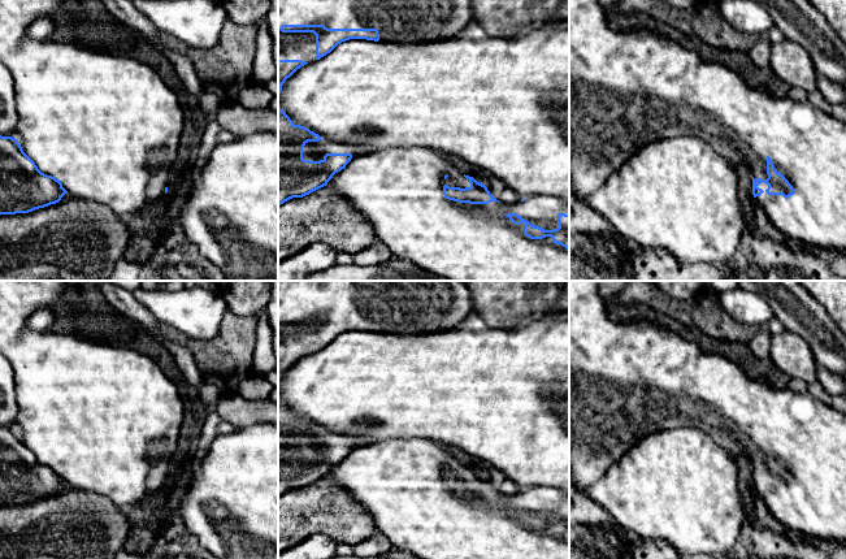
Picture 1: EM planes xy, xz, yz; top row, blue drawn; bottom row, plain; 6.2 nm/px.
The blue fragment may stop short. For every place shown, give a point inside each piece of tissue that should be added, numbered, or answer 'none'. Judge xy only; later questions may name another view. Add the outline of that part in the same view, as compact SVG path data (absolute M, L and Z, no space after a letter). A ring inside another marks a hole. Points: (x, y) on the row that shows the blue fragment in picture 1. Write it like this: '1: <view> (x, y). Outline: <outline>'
1: xy (109, 128). Outline: M0 0L0 62L8 68L14 81L14 99L18 112L16 139L21 144L23 152L35 162L38 169L58 179L70 195L104 204L118 216L140 213L147 205L156 204L165 195L170 168L179 160L179 148L185 129L183 110L175 92L153 68L144 62L71 44L55 43L45 39L27 39L27 29L40 17L57 9L60 3L61 0Z

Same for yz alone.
1: yz (627, 87). Outline: M569 0L569 183L572 196L583 200L587 195L600 188L609 176L616 172L624 162L634 156L642 147L651 142L669 139L674 136L691 135L698 136L711 144L732 166L749 164L752 177L762 178L758 186L764 192L755 200L762 205L768 220L773 226L791 240L806 246L827 248L832 251L846 251L846 124L836 120L824 110L815 108L806 101L795 101L788 96L777 98L773 94L759 91L750 87L746 81L734 70L717 61L706 61L697 51L682 47L673 39L658 35L651 30L641 26L632 30L615 30L607 17L606 10L599 0ZM767 157L778 173L781 173L795 190L795 194L785 199L782 195L768 195L768 185L764 182L767 174Z

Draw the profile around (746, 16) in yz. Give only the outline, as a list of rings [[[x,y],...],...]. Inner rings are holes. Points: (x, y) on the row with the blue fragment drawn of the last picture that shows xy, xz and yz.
[[[724,0],[719,8],[724,20],[743,34],[767,35],[775,25],[768,10],[752,0]]]

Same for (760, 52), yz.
[[[768,35],[759,36],[759,40],[754,44],[749,56],[758,68],[769,66],[771,46]]]

